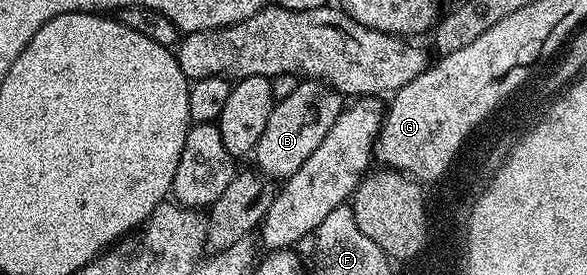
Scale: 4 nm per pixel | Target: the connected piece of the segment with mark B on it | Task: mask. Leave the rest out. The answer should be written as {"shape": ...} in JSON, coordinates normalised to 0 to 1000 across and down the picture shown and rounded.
{"shape":[[[545,291],[508,295],[503,335],[467,367],[462,422],[455,422],[455,465],[448,465],[434,549],[436,615],[460,655],[484,655],[509,625],[516,582],[550,524],[550,495],[564,480],[564,451],[571,451],[583,396],[584,345],[571,316]]]}

